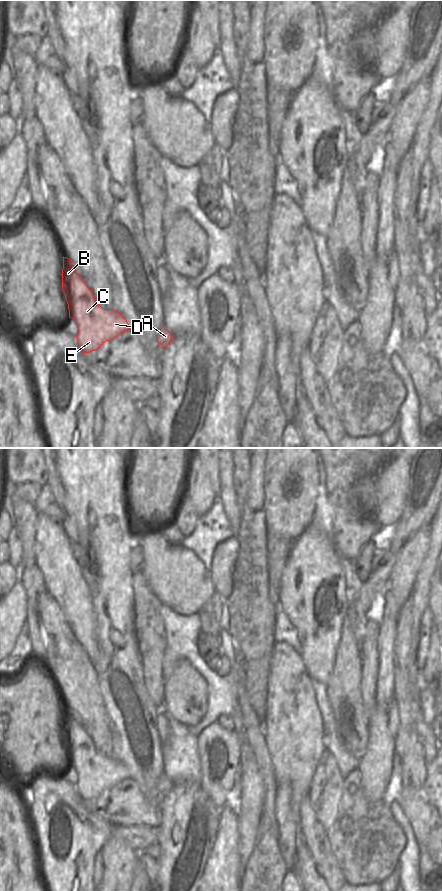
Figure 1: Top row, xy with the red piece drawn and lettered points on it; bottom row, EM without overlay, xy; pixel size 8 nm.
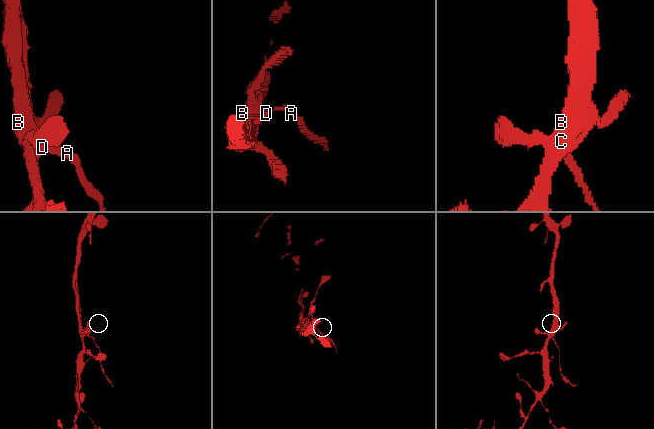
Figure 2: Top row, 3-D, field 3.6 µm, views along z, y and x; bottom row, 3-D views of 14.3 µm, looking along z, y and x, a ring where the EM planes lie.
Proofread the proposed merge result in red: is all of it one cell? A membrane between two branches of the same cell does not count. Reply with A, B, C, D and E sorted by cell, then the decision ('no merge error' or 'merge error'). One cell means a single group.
groups A / B C D E; merge error

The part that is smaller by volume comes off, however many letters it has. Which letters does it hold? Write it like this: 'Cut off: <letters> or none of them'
Cut off: A

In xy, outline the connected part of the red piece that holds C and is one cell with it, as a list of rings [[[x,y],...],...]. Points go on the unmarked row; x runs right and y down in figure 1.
[[[63,705],[62,737],[68,752],[69,766],[74,767],[79,778],[77,792],[81,799],[90,801],[99,797],[106,789],[110,789],[123,781],[129,772],[125,765],[114,757],[104,757],[96,748],[91,737],[81,724],[75,720],[71,708]]]

